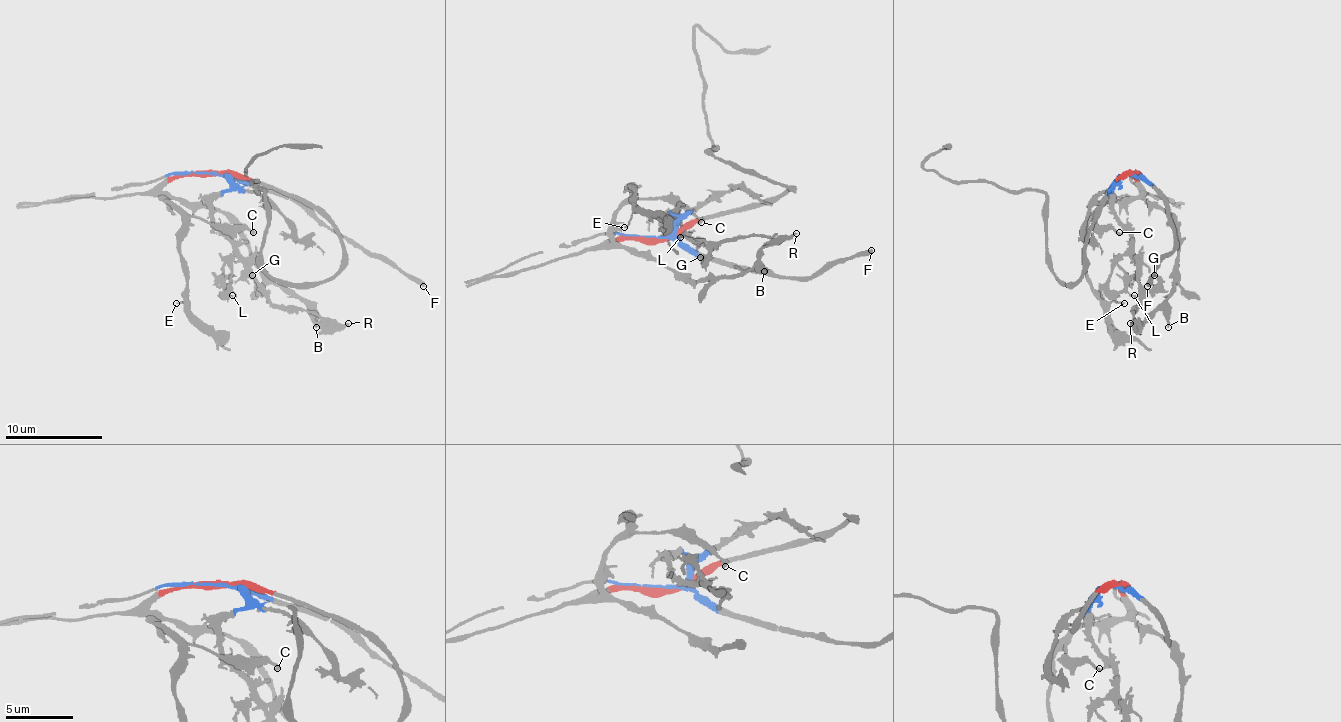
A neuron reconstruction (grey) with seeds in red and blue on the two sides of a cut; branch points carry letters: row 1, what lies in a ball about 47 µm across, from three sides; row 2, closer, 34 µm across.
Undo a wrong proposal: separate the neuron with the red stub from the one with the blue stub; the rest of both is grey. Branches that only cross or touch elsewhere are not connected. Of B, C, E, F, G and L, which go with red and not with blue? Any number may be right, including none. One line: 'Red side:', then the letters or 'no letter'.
Red side: B, C, E

